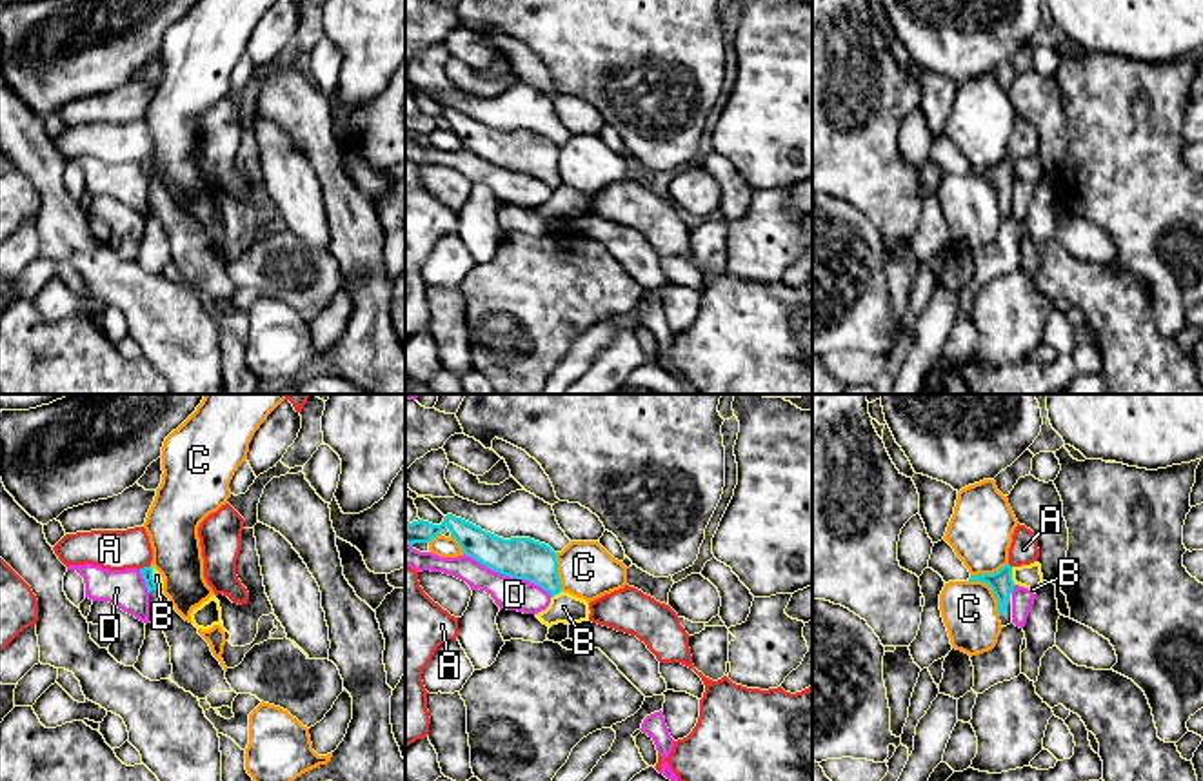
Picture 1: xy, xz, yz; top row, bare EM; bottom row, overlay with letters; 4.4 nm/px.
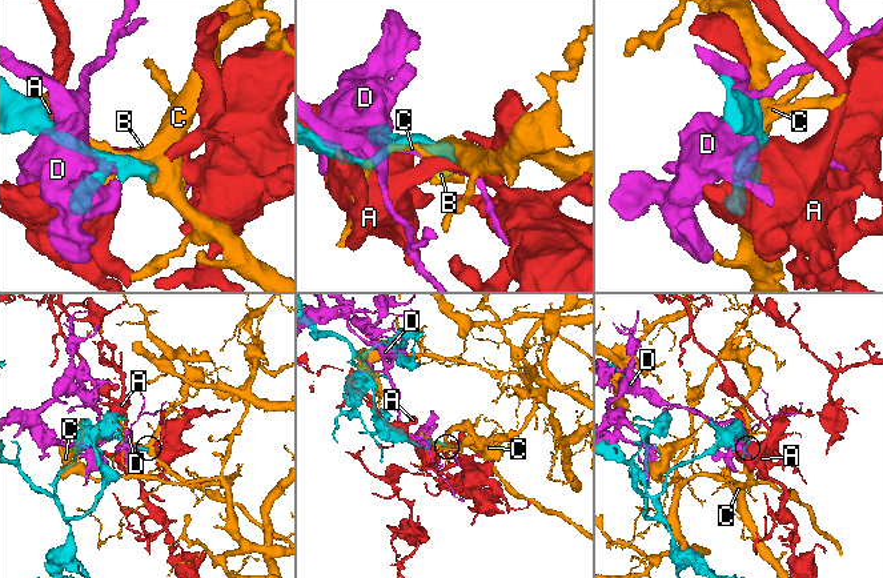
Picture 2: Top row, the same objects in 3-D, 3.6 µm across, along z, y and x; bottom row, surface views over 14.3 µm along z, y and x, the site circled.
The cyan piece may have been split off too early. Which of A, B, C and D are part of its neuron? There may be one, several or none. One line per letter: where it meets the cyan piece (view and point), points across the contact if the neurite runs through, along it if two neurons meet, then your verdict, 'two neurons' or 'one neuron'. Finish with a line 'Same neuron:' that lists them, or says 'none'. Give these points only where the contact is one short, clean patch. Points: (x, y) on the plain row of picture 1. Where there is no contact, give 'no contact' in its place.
A: contact xy (144, 160); two neurons
B: contact yz (1011, 169); border yz (1011, 160), (1014, 177); two neurons
C: contact yz (993, 184); two neurons
D: contact xz (507, 168); two neurons
Same neuron: none

